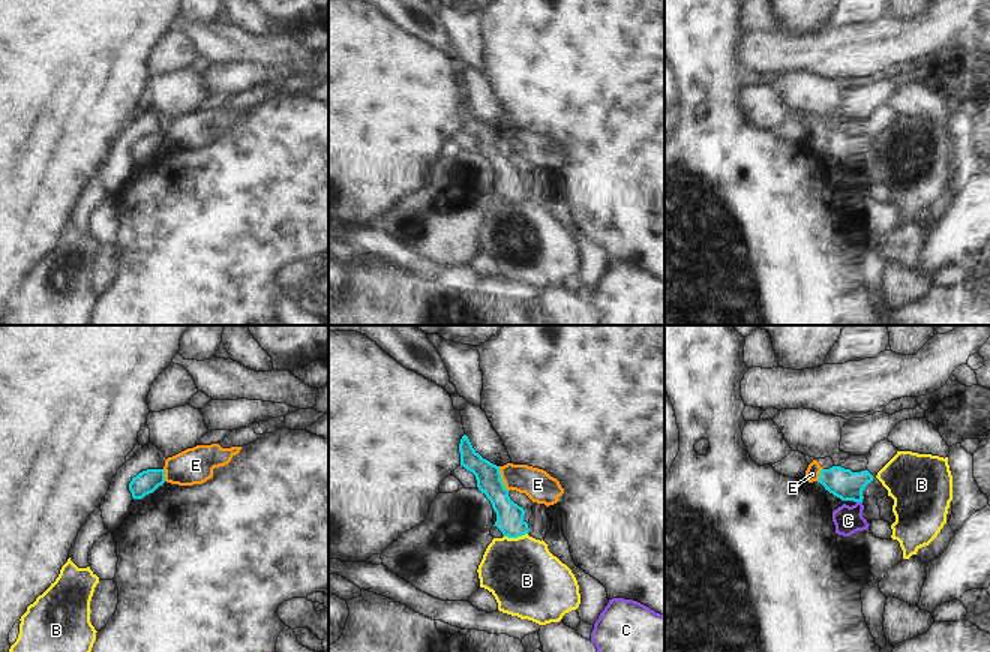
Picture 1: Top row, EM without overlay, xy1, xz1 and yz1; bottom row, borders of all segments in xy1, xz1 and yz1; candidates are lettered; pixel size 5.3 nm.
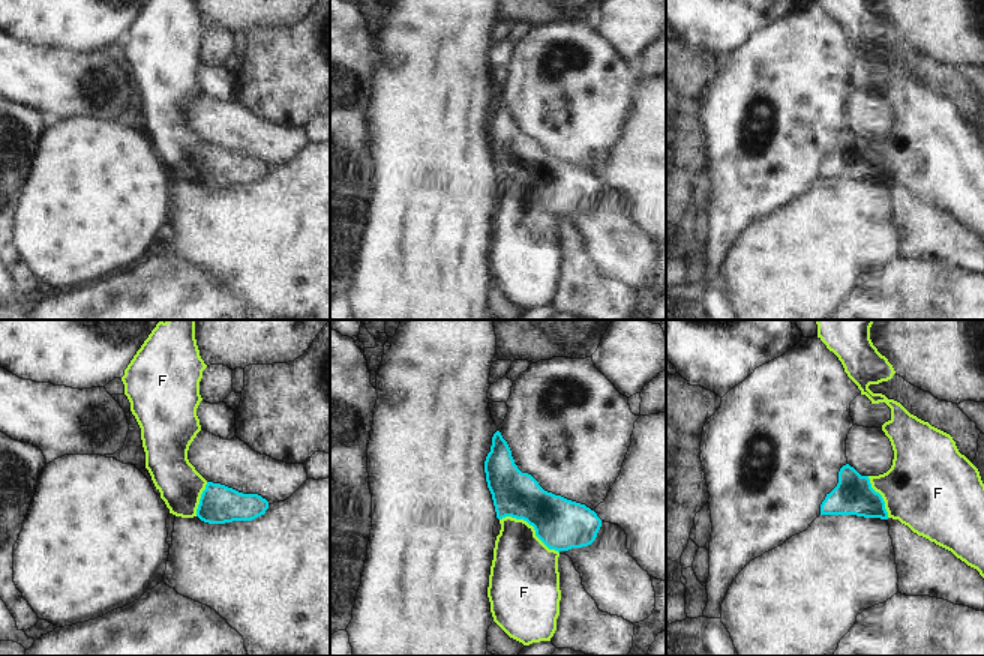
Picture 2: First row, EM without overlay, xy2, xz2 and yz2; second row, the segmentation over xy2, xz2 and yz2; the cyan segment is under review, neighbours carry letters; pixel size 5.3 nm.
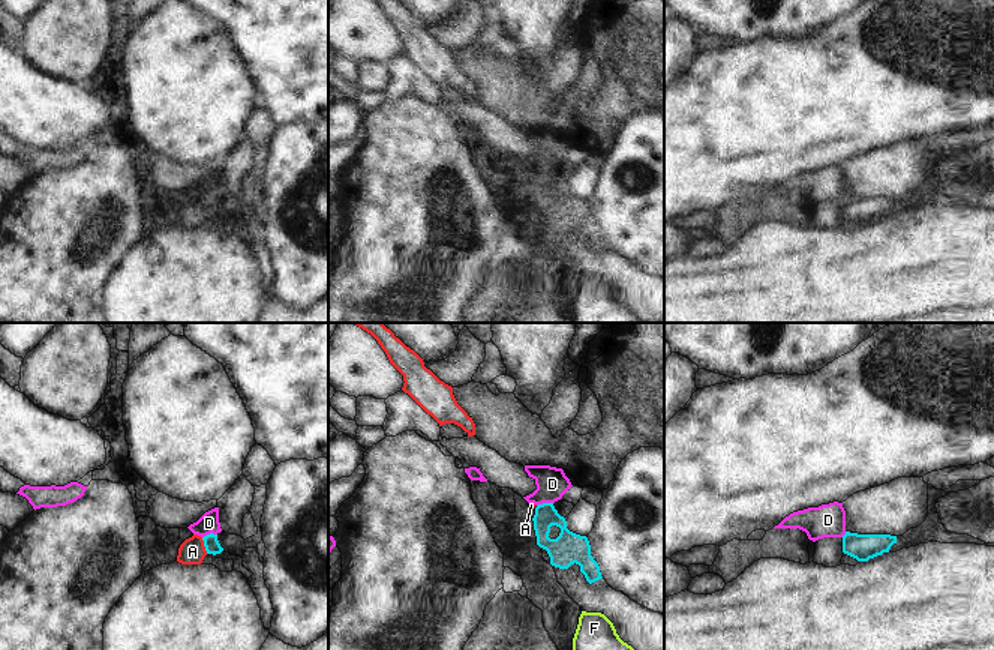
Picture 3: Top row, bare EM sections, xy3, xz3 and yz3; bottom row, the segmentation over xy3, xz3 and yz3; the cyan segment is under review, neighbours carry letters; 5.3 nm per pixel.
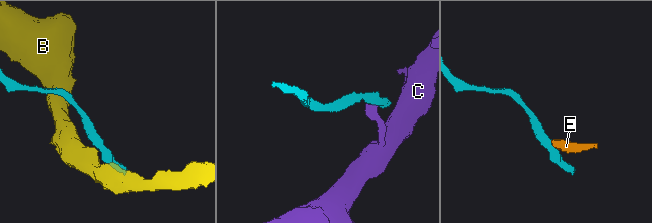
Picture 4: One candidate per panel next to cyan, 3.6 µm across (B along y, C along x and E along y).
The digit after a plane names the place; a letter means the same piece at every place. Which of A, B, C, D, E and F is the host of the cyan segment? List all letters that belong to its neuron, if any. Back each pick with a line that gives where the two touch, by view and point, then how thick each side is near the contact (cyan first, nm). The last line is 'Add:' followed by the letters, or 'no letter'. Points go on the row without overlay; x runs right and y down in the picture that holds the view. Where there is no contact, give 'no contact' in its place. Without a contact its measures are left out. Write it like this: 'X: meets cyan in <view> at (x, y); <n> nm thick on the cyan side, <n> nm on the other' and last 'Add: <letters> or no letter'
A: meets cyan in xy3 at (204, 209); 80 nm thick on the cyan side, 140 nm on the other
Add: A

